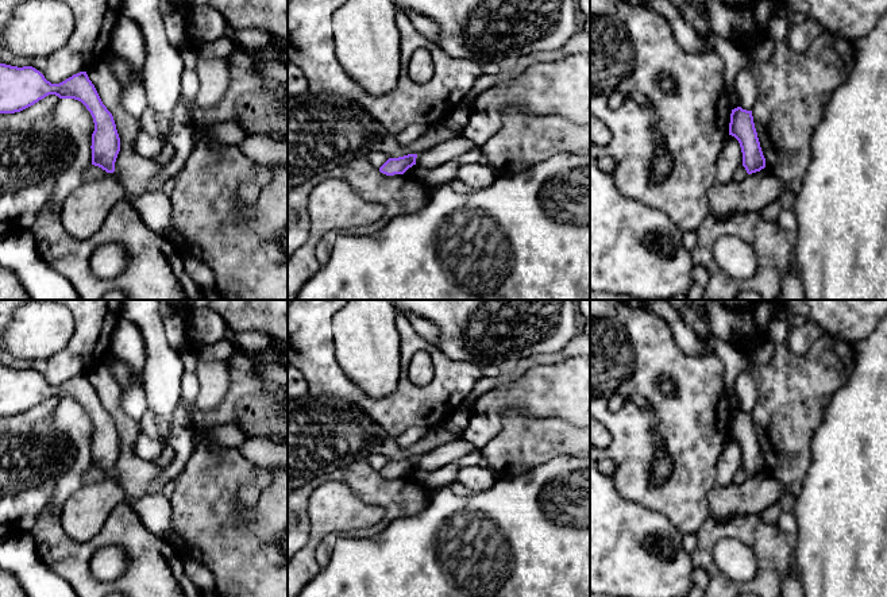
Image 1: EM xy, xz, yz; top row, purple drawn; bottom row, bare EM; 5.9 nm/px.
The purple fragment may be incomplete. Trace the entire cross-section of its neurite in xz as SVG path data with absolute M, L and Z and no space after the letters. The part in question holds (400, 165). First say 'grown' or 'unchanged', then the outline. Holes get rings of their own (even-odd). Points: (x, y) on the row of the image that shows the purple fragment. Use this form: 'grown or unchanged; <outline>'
unchanged; M408 154L398 158L389 158L381 167L379 172L386 176L404 174L409 167L416 165L417 154Z

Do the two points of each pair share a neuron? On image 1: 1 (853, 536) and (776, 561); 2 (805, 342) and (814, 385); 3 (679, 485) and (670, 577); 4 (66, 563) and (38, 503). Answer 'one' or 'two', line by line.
1: two
2: two
3: two
4: two

